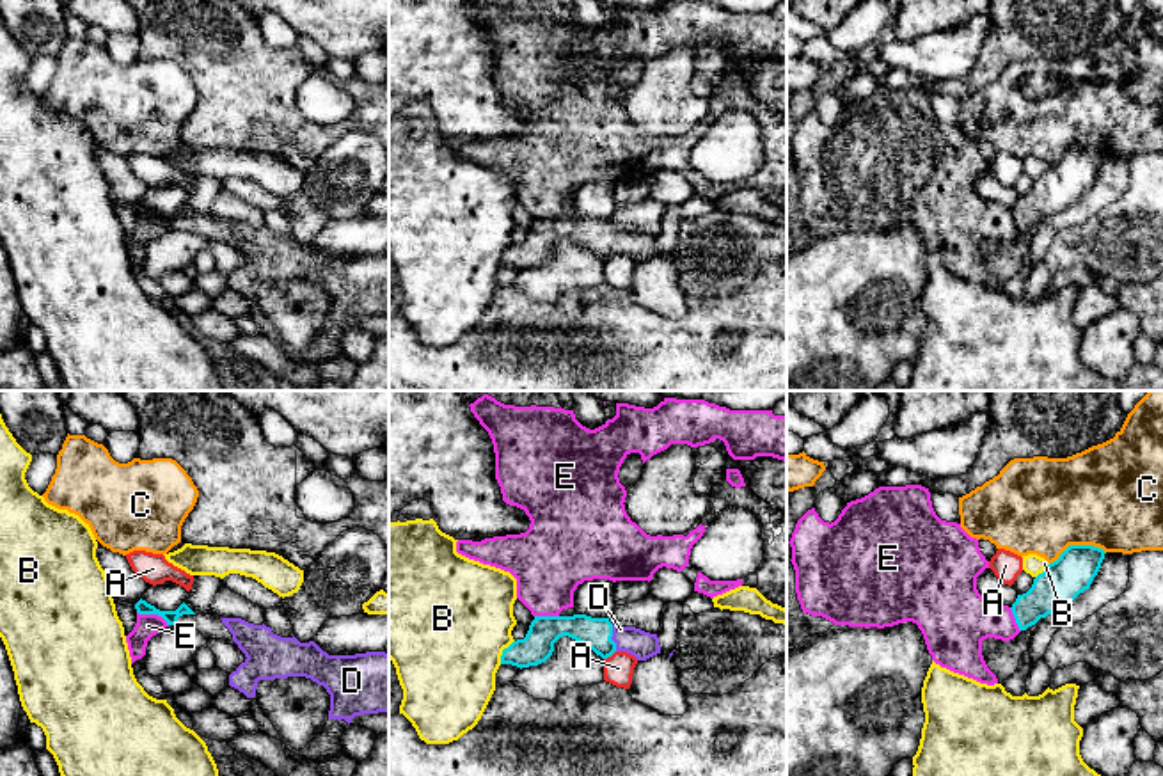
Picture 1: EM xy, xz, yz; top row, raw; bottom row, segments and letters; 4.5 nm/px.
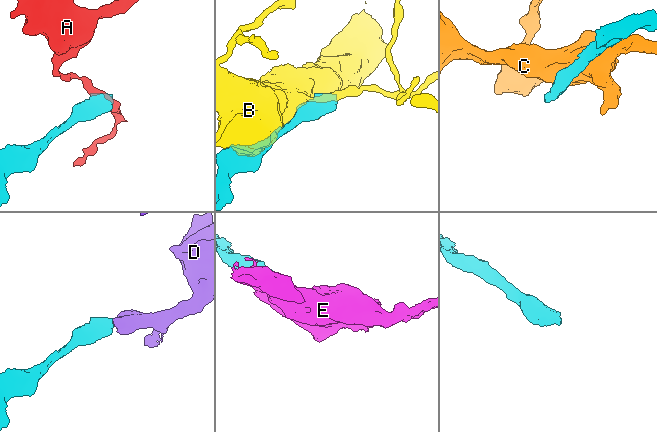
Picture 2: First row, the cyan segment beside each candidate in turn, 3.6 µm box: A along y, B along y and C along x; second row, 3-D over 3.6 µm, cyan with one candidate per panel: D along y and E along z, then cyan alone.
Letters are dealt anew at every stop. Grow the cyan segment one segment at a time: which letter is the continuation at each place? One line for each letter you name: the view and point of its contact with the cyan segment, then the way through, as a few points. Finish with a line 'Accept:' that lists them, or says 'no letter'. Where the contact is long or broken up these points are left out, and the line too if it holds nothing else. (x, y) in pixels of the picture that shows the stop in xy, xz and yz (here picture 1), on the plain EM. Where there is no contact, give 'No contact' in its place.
D: Touches cyan at xz (611, 238). Path across: xz (595, 235), (611, 238), (643, 247)
Accept: D

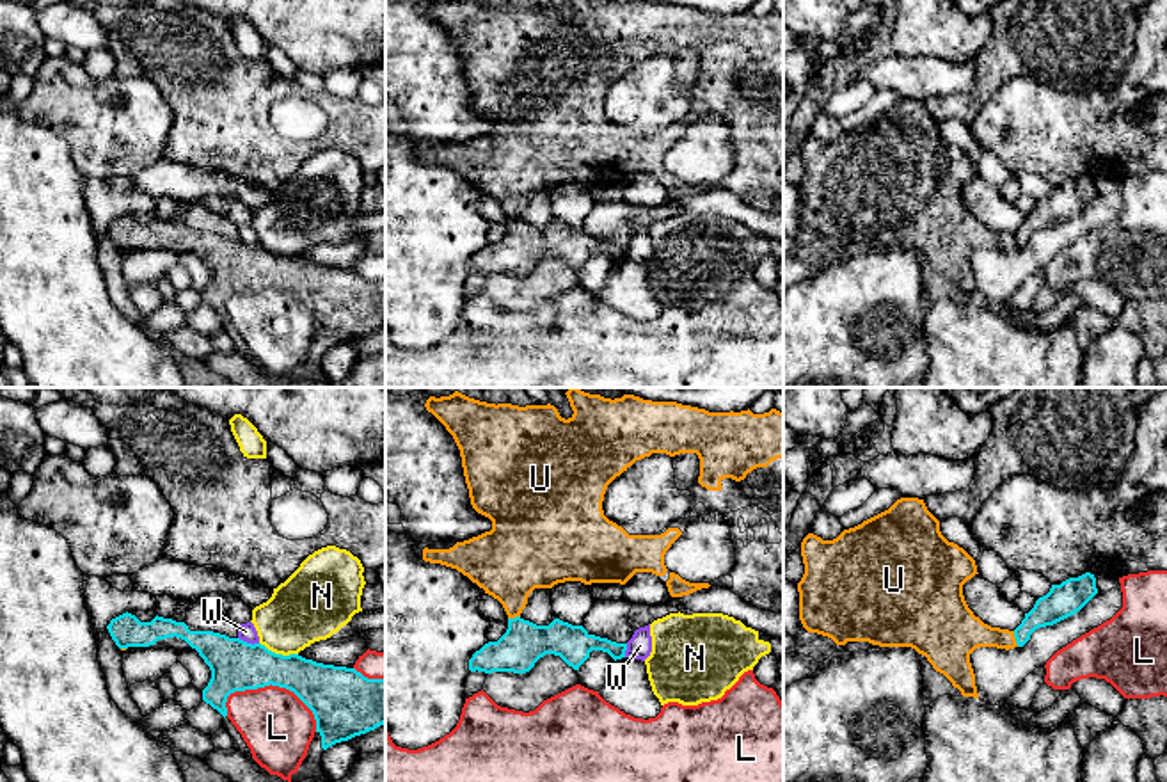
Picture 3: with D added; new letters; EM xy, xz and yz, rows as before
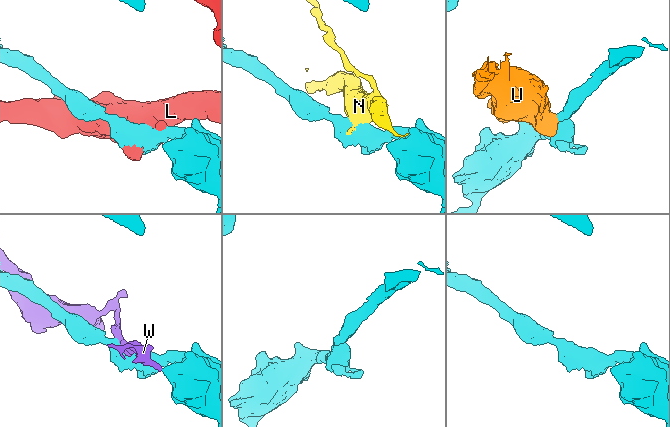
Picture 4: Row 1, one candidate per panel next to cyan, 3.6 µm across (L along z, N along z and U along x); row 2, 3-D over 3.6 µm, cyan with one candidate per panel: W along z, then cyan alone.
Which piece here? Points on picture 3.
Accept: no letter

